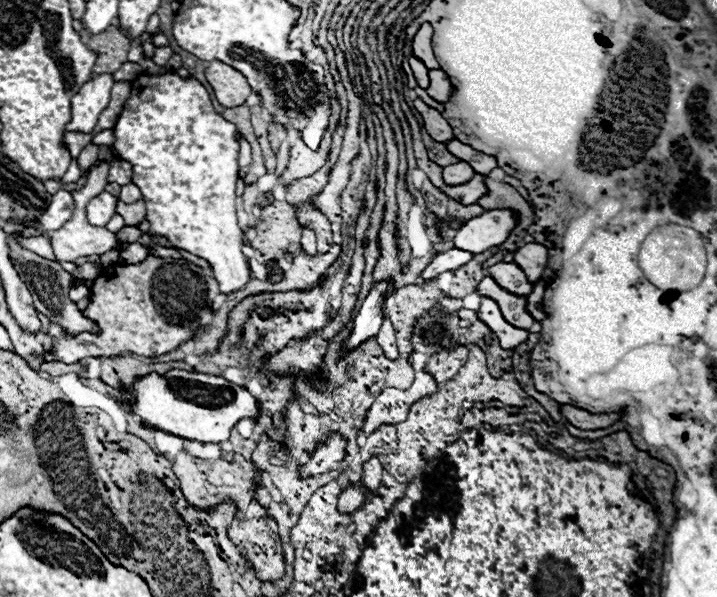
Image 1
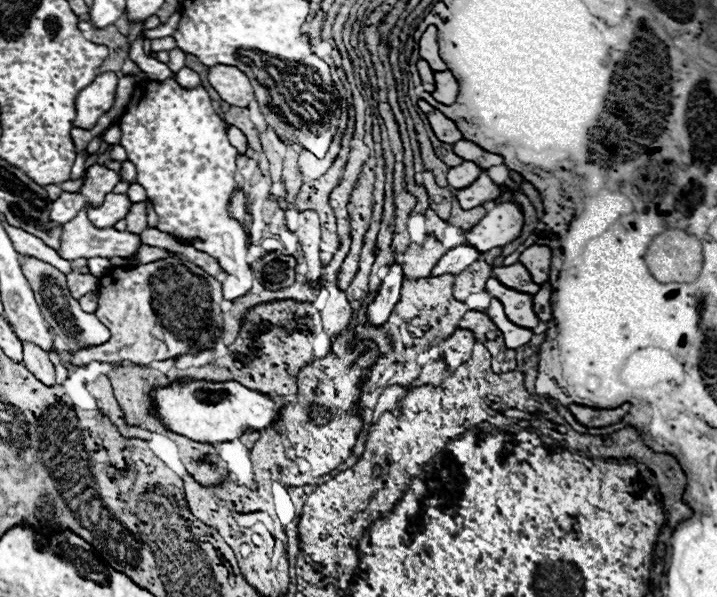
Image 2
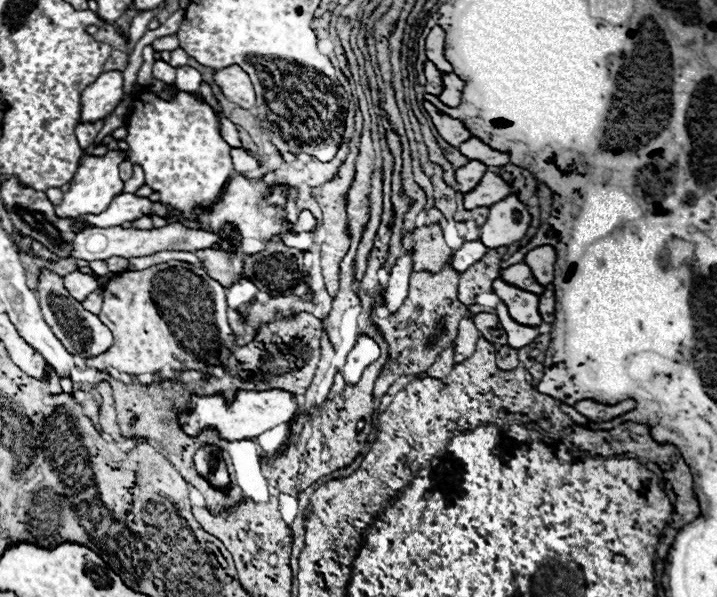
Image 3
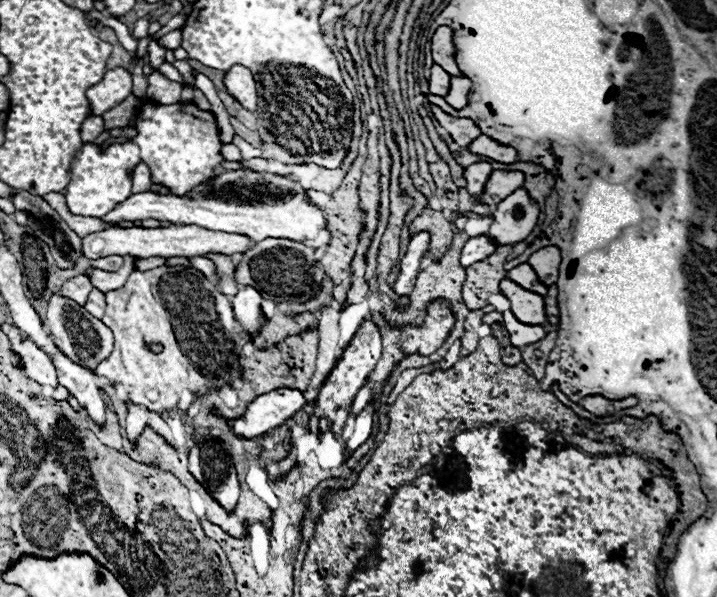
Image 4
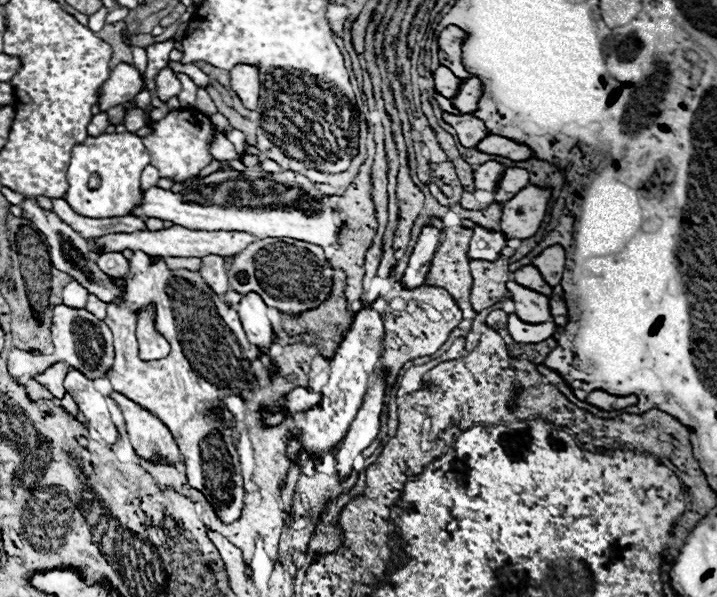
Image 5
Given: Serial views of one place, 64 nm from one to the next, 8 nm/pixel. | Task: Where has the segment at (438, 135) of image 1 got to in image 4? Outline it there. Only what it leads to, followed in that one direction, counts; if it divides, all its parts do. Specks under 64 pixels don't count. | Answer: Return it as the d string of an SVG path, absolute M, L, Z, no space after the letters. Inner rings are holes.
M428 104L428 108L432 110L432 116L438 120L438 124L452 136L452 140L454 140L458 146L466 148L476 136L480 136L480 130L474 126L472 120L454 118L454 116L442 112L442 110L440 110L438 106L434 106L434 104Z

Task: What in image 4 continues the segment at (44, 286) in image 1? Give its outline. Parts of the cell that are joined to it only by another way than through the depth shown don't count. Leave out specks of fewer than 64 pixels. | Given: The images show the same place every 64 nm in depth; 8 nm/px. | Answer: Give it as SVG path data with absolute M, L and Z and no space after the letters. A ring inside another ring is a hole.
M60 292L50 294L50 298L46 302L46 326L66 356L70 356L70 360L74 360L76 364L82 364L90 370L94 370L94 366L112 352L114 336L112 336L110 328L104 326L102 320L94 318L86 308L82 308L74 300L62 296Z

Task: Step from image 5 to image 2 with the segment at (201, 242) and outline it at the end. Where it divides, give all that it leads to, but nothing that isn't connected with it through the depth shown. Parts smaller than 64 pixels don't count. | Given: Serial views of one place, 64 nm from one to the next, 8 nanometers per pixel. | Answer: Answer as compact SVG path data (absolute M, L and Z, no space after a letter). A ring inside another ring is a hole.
M82 208L74 220L64 224L60 236L58 256L64 260L76 258L126 258L136 252L140 246L140 238L132 232L118 232L114 228L96 228L88 222L86 210Z

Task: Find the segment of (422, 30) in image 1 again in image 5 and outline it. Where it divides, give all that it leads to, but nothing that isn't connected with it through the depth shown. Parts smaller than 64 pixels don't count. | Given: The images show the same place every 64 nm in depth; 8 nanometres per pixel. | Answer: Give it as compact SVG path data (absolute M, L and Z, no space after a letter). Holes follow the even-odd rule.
M446 26L438 36L438 60L442 66L450 68L454 76L464 80L464 76L470 74L464 70L460 60L462 40L464 40L464 32L458 26Z

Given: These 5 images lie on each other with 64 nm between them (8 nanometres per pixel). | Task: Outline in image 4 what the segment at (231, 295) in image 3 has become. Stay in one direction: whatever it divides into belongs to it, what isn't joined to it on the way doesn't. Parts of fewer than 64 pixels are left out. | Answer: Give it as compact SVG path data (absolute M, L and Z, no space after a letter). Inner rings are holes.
M244 286L238 290L236 296L232 296L232 310L234 316L242 322L246 332L254 334L260 328L260 292L252 286Z

